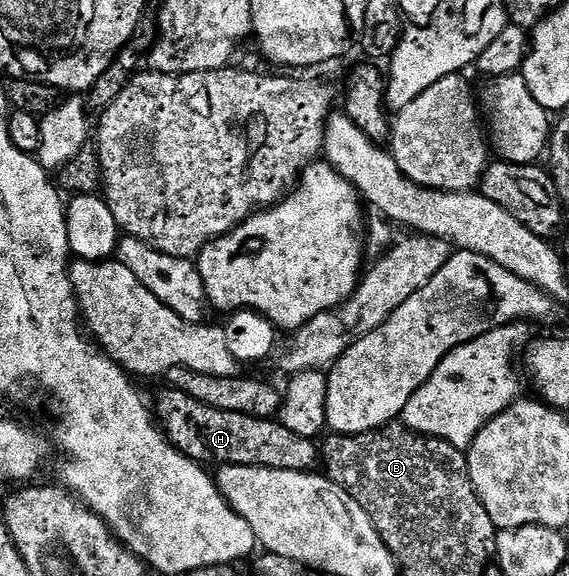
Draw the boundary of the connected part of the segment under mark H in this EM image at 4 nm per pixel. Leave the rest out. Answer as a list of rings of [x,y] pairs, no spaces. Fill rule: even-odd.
[[[165,390],[158,396],[156,416],[166,437],[188,458],[203,466],[223,464],[255,464],[258,468],[296,470],[309,472],[320,464],[320,448],[313,439],[301,437],[288,430],[277,419],[265,420],[244,414],[232,414],[232,410],[216,410],[188,398],[188,394]]]

